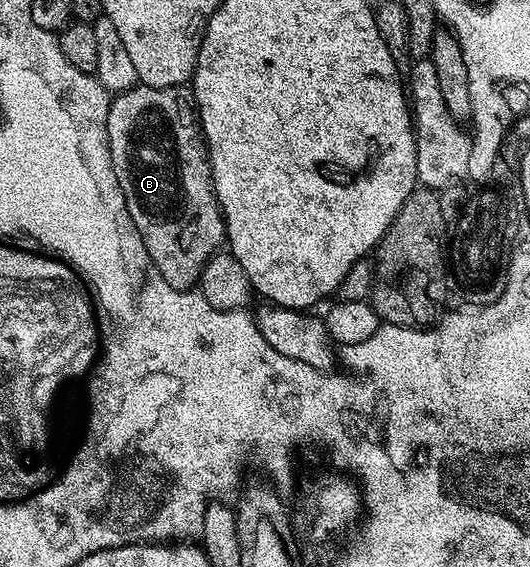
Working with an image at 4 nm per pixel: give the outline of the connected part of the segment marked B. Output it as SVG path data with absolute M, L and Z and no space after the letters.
M141 85L117 92L110 100L106 136L110 142L116 181L120 181L128 213L152 257L155 269L164 281L168 281L168 285L190 289L201 280L206 262L223 246L226 222L222 220L222 210L218 208L214 192L214 178L210 176L210 157L202 137L202 124L198 122L191 96L182 93L177 87Z

